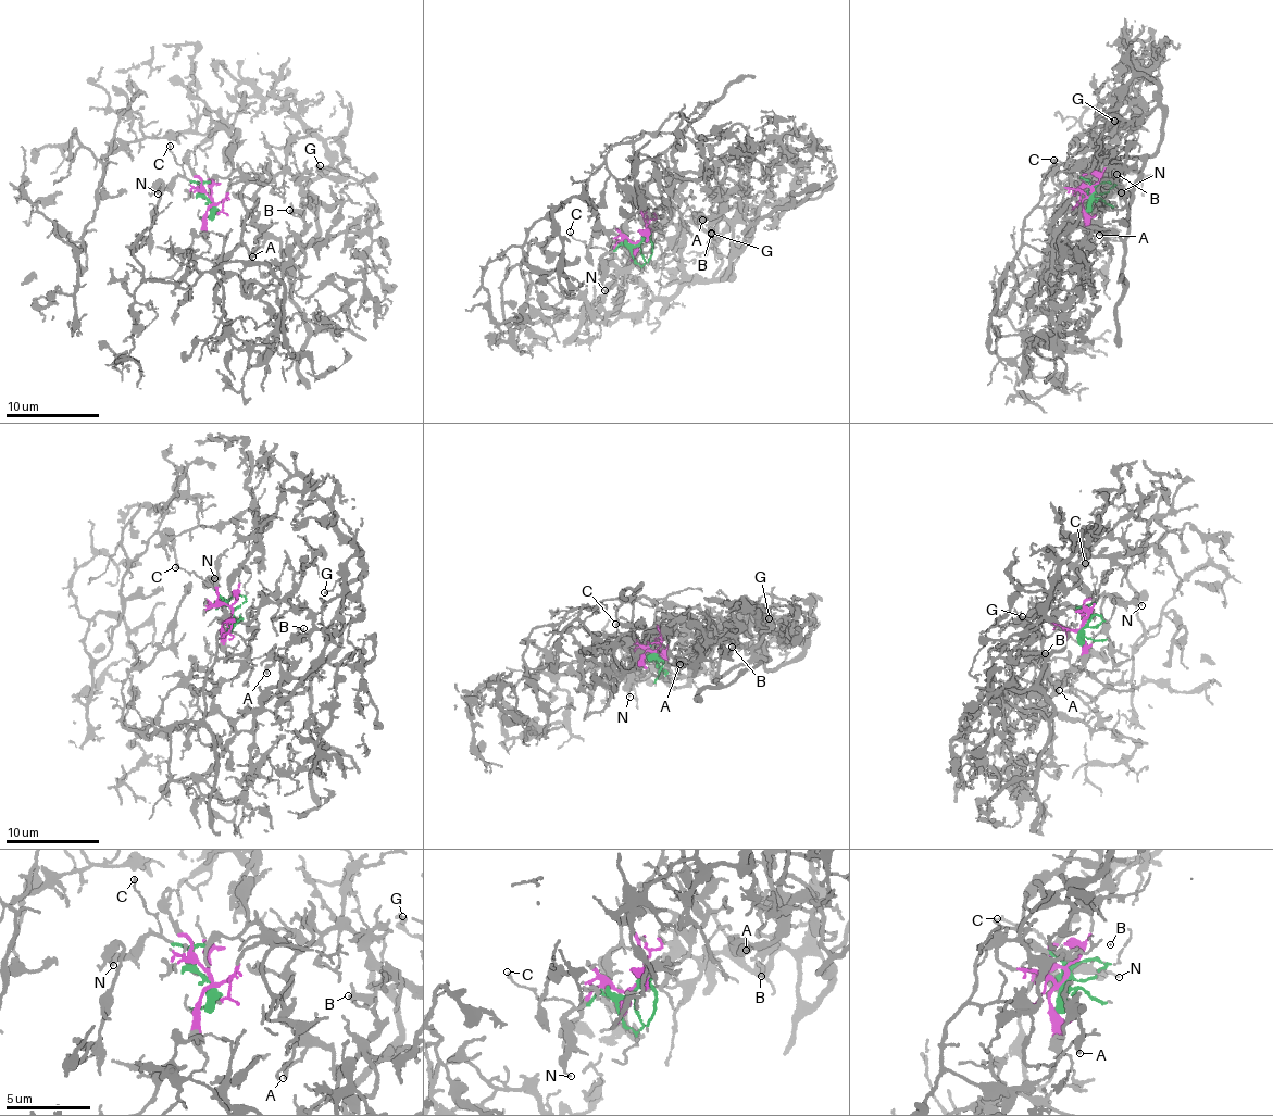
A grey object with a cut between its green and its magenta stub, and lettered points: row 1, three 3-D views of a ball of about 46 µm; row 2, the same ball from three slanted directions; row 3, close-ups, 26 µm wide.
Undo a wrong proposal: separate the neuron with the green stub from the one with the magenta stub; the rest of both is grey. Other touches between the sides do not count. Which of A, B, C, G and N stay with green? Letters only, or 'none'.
C, N

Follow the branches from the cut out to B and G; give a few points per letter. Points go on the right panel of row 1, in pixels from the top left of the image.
B: (1090, 195), (1056, 183), (1053, 176), (1097, 142), (1111, 151), (1102, 160), (1100, 175), (1115, 173)
G: (1090, 195), (1053, 176), (1102, 143), (1110, 159), (1149, 158), (1164, 123), (1157, 107), (1140, 122), (1114, 122)

